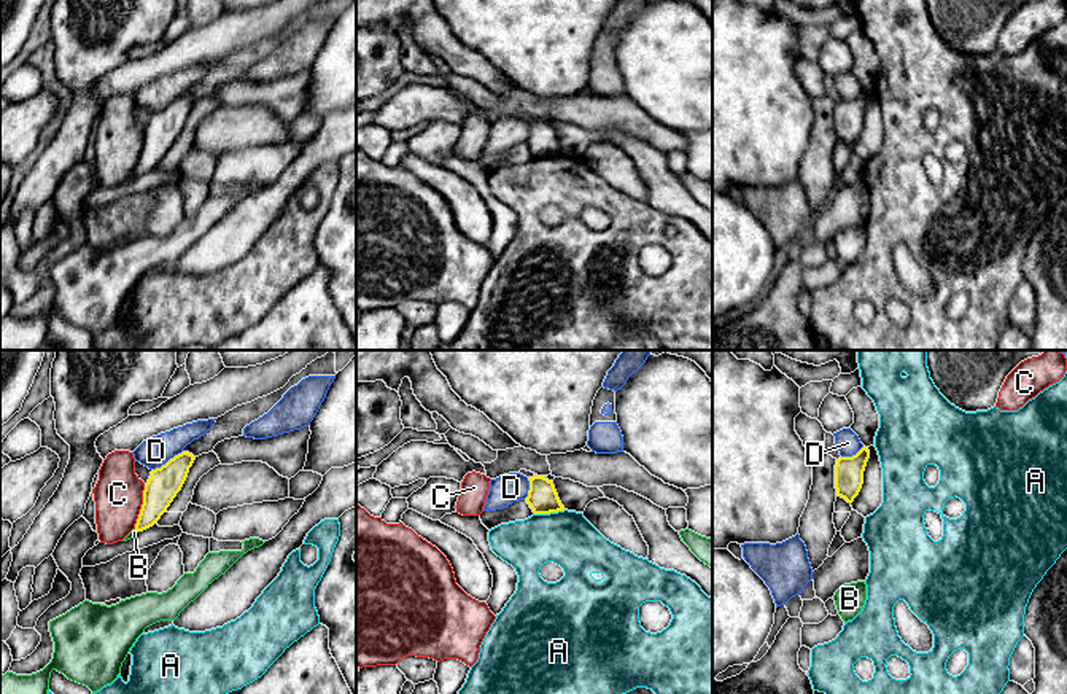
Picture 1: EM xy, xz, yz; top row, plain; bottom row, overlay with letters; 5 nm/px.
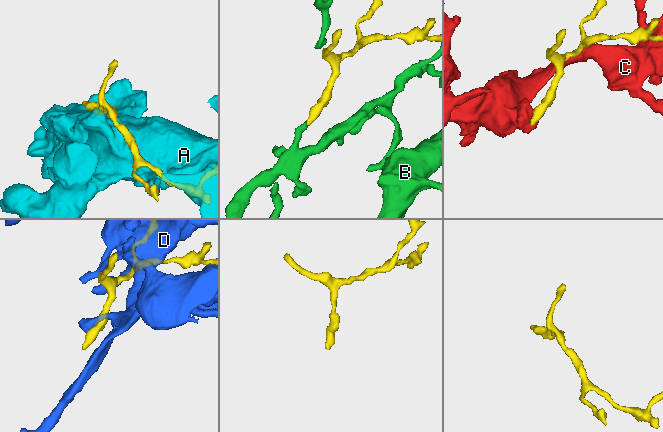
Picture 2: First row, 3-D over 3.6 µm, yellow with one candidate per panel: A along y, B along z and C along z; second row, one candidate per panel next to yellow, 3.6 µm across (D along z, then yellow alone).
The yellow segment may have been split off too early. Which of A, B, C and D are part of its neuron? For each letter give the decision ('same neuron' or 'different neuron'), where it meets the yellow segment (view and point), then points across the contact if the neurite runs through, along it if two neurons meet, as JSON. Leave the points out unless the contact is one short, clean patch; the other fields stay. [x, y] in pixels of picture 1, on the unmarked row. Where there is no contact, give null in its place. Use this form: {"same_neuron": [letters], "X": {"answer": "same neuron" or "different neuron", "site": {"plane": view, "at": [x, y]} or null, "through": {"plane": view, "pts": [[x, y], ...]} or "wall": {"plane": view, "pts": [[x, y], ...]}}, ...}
{"same_neuron": ["B"], "A": {"answer": "different neuron", "site": {"plane": "xz", "at": [549, 156]}}, "B": {"answer": "same neuron", "site": null}, "C": {"answer": "different neuron", "site": {"plane": "xy", "at": [142, 150]}}, "D": {"answer": "different neuron", "site": {"plane": "xy", "at": [169, 104]}}}

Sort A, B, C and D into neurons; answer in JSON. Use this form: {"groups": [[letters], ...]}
{"groups": [["A"], ["B"], ["C"], ["D"]]}

